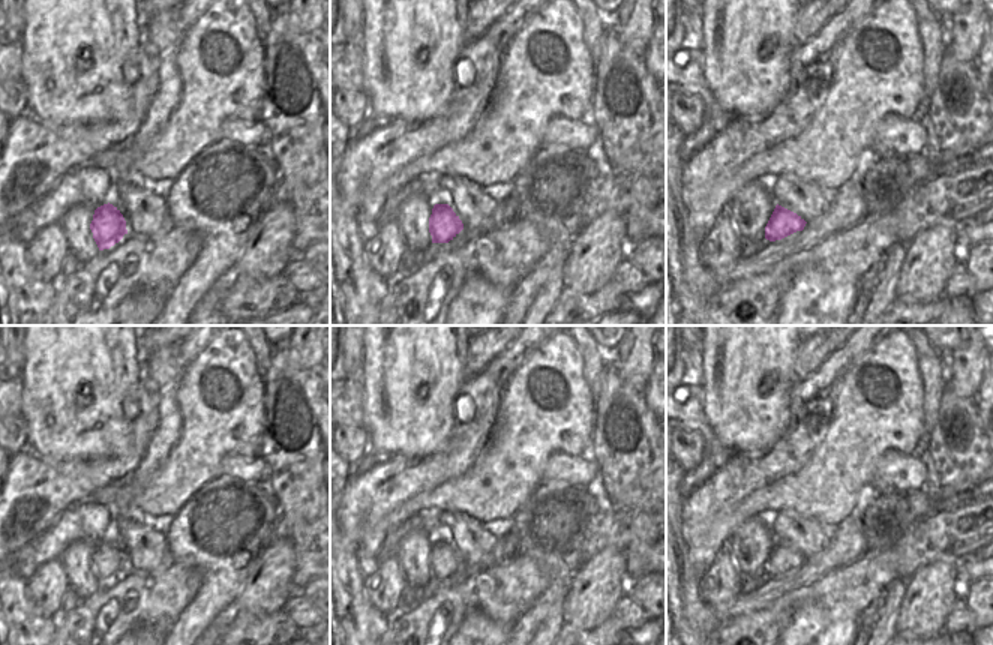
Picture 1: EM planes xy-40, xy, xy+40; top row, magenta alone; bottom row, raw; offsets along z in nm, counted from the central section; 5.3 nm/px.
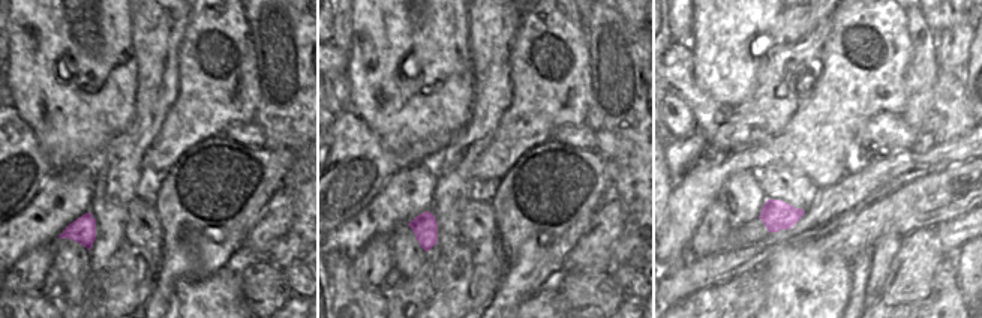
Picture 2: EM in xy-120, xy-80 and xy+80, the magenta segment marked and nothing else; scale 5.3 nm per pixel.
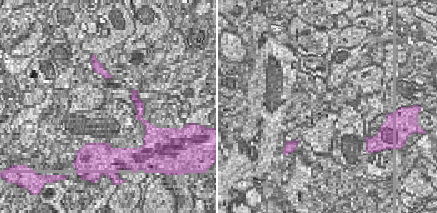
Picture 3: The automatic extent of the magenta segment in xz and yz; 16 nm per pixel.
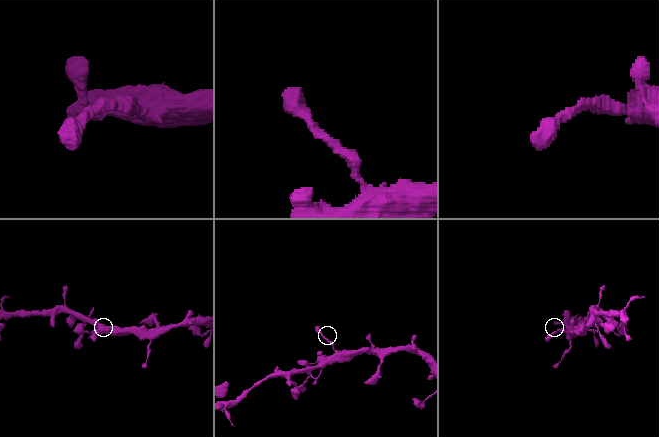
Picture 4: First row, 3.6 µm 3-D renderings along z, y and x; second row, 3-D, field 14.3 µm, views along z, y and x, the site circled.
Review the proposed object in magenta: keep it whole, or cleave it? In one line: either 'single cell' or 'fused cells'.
single cell

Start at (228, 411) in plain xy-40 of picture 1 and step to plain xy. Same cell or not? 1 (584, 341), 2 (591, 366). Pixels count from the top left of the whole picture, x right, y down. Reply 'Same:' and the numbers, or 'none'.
Same: none

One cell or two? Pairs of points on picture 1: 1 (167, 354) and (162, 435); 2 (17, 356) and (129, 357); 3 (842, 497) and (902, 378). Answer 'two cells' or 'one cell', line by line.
1: one cell
2: two cells
3: one cell

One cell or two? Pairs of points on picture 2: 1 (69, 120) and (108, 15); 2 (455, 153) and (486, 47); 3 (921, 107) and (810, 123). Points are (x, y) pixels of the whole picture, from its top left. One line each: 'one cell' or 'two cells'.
1: one cell
2: one cell
3: two cells

